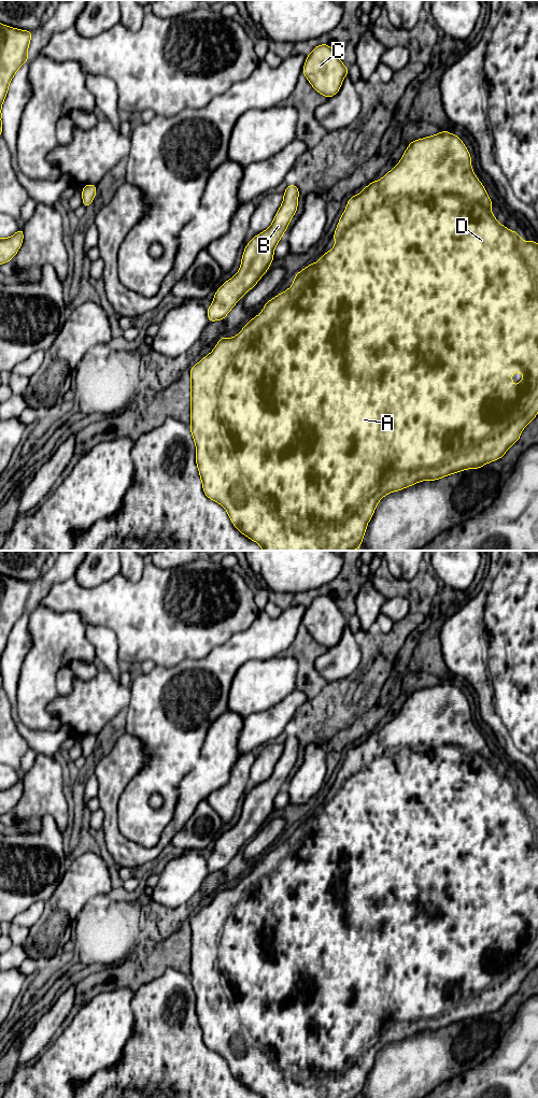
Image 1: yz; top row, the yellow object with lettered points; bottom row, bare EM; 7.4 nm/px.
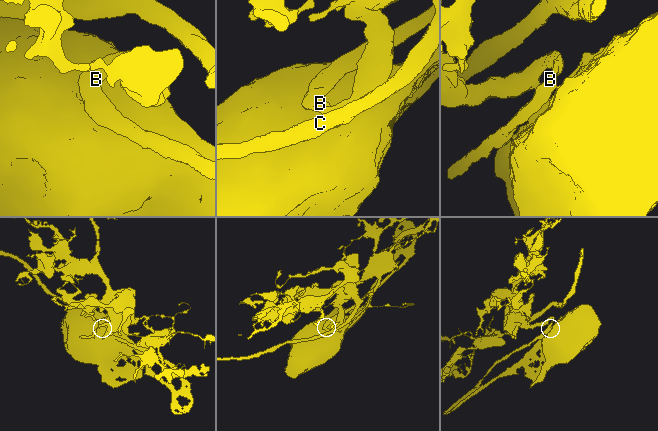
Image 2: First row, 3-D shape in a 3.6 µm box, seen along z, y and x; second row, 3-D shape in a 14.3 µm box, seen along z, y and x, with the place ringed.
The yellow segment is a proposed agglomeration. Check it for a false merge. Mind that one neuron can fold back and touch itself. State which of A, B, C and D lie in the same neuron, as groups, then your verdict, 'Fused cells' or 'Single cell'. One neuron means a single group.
Groups: A B C D. Single cell

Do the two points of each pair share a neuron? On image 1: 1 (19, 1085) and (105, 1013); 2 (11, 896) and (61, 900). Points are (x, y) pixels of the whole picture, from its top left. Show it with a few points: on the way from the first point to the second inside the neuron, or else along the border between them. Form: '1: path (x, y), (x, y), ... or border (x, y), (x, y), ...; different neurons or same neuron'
1: path (41, 1078), (84, 1035); same neuron
2: border (62, 878), (53, 895), (45, 902); different neurons

